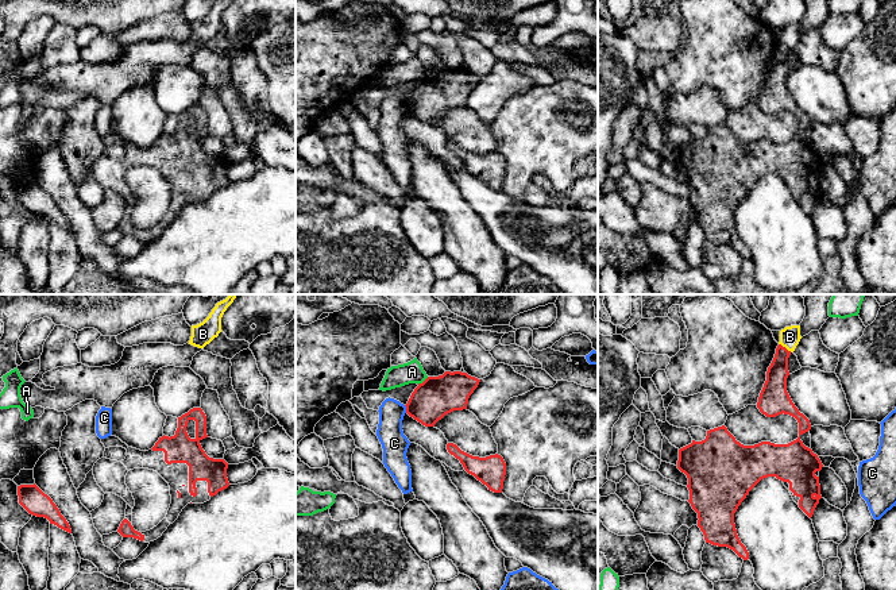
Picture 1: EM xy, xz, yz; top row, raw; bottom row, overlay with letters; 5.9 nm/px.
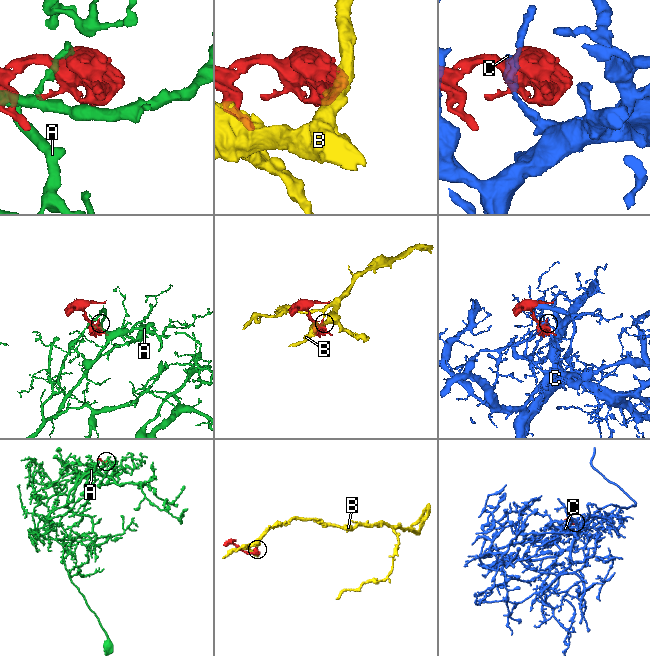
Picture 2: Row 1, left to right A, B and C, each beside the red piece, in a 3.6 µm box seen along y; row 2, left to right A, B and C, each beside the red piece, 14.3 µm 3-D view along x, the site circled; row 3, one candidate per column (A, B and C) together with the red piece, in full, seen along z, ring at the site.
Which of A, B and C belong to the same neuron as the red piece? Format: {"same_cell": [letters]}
{"same_cell": []}

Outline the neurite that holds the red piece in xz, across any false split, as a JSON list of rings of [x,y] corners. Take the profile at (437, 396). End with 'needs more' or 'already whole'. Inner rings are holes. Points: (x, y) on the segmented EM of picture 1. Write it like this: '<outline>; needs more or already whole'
[[[461,371],[428,377],[412,393],[406,413],[425,427],[435,427],[445,414],[467,409],[468,398],[480,379]]]; already whole

